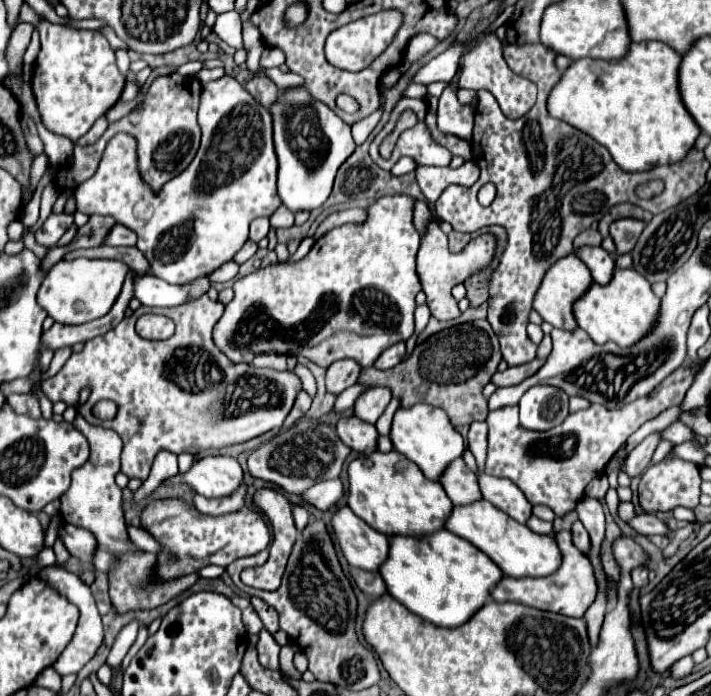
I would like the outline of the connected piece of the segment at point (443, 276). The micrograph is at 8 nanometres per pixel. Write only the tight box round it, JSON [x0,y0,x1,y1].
[417,221,497,321]

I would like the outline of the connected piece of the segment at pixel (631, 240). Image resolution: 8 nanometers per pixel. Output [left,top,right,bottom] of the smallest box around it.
[609,219,645,255]

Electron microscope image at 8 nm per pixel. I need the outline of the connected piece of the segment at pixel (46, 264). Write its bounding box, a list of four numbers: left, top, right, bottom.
[41,247,67,269]

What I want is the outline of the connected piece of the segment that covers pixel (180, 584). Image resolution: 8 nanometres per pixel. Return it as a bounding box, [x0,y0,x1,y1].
[109,551,199,613]

